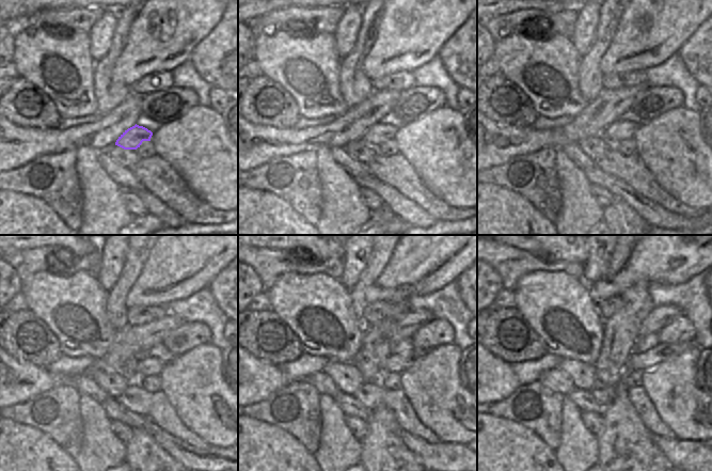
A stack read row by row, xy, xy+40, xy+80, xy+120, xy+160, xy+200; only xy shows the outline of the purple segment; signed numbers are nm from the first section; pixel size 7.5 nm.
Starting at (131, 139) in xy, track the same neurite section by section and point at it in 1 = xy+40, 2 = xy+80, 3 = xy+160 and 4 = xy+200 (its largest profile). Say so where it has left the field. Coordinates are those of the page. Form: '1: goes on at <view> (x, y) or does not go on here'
1: goes on at xy+40 (379, 132)
2: goes on at xy+80 (621, 129)
3: goes on at xy+160 (397, 363)
4: goes on at xy+200 (638, 361)

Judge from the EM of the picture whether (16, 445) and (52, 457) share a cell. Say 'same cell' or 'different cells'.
same cell

